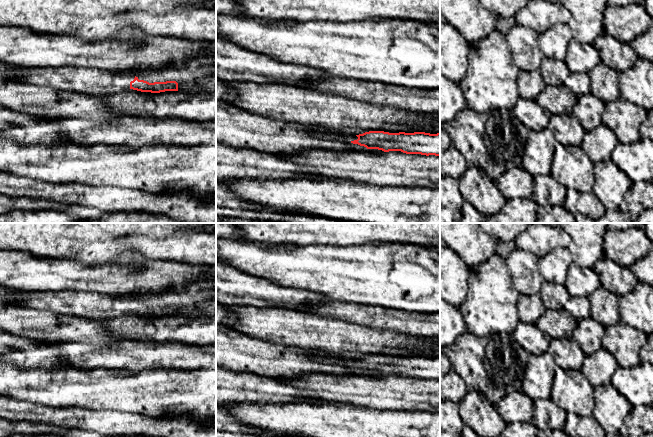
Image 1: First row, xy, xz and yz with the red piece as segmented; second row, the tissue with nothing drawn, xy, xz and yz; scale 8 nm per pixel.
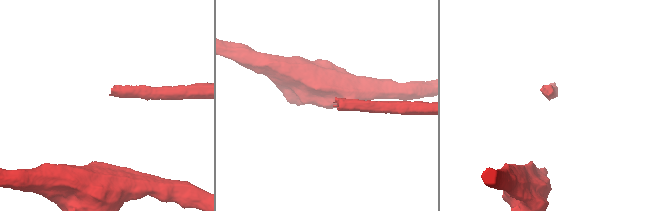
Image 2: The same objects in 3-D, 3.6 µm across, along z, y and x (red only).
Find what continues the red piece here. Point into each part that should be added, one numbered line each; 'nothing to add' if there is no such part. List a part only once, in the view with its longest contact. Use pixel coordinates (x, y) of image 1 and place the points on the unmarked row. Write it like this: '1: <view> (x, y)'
1: xz (347, 362)

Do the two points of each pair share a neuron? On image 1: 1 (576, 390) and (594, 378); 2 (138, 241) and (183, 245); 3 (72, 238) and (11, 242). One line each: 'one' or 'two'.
1: two
2: one
3: one

